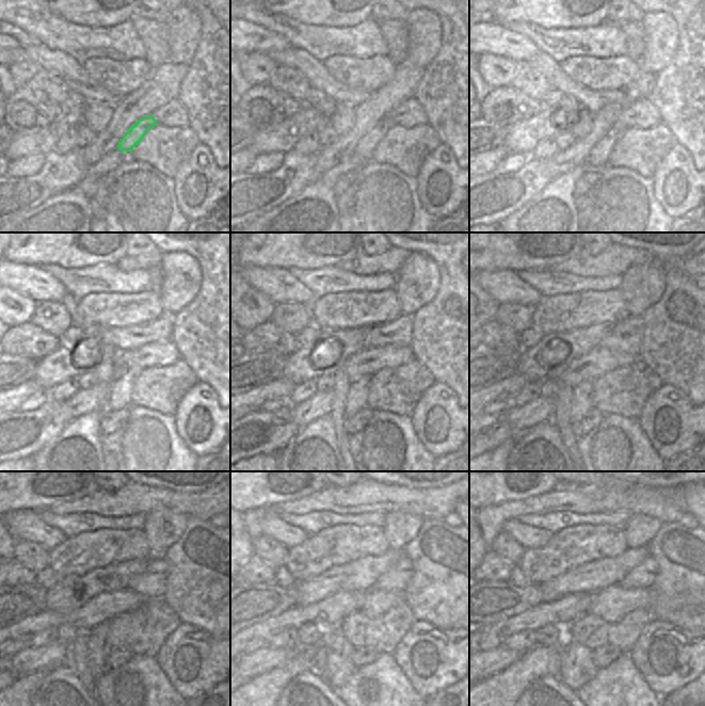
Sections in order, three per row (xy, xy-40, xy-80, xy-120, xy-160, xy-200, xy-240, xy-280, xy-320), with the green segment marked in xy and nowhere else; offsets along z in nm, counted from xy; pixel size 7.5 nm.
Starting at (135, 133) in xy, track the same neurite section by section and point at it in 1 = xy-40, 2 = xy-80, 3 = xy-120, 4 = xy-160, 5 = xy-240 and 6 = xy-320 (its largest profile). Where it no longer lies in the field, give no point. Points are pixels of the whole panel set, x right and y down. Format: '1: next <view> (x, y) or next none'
1: next xy-40 (364, 148)
2: next xy-80 (598, 157)
3: next xy-120 (119, 396)
4: next xy-160 (357, 395)
5: next xy-240 (99, 647)
6: next xy-320 (577, 669)

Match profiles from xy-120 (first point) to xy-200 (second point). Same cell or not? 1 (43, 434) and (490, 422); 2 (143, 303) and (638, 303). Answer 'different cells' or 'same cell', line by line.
1: same cell
2: different cells

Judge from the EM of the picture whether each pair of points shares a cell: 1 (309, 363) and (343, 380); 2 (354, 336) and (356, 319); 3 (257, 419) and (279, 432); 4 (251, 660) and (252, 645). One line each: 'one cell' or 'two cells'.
1: two cells
2: two cells
3: one cell
4: two cells

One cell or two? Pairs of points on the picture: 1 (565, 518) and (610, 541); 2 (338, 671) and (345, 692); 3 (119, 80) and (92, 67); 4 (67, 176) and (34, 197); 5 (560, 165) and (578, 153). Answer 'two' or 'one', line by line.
1: two
2: two
3: one
4: one
5: one

